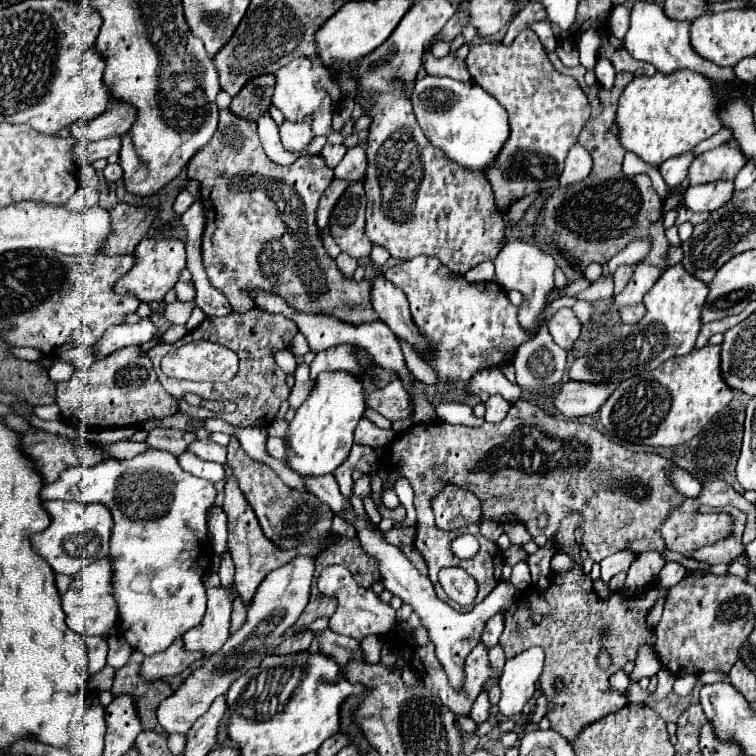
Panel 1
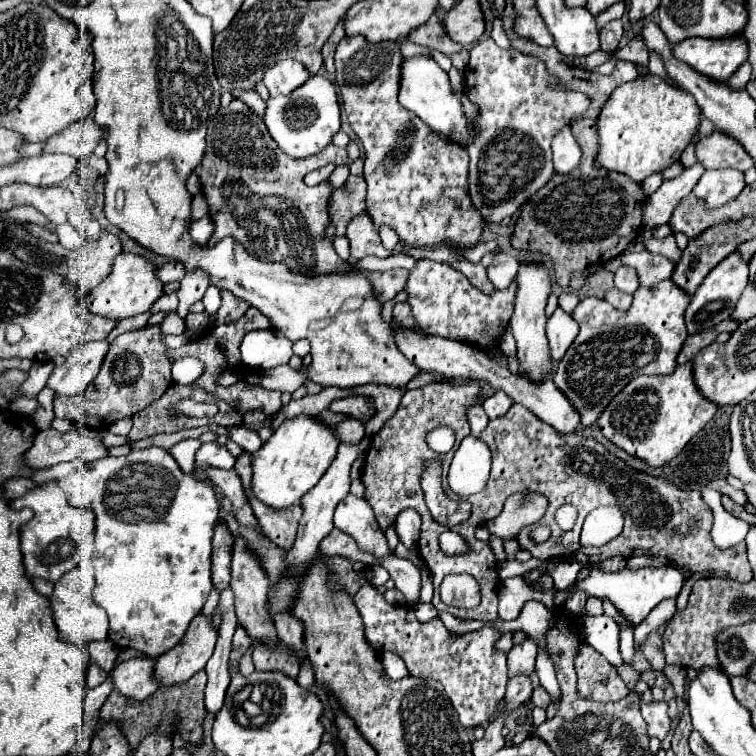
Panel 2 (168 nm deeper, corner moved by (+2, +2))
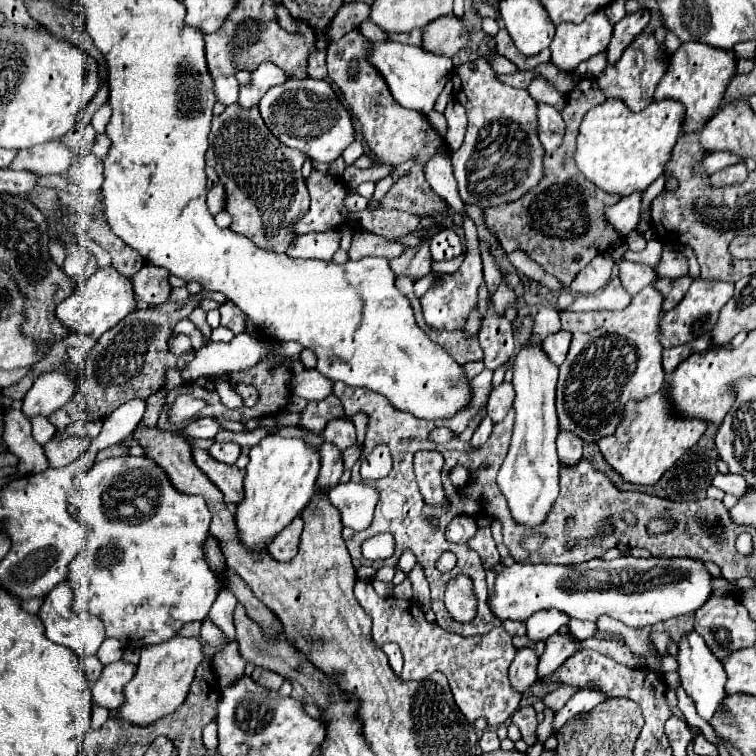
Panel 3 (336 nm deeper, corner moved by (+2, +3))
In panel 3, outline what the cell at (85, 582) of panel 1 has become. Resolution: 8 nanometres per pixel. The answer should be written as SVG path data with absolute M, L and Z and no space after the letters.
M65 579L61 583L57 583L49 595L45 597L41 609L39 609L39 619L43 621L45 625L45 635L49 641L57 643L57 645L63 645L63 647L69 647L73 649L79 657L87 657L87 655L95 655L99 645L105 641L105 627L103 623L99 621L97 615L91 615L87 611L83 613L75 613L71 609L73 605L73 587L71 583Z

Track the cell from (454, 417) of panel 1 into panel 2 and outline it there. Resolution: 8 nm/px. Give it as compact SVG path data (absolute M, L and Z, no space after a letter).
M475 406L469 410L469 424L471 424L471 432L475 436L487 428L487 422L489 422L489 418L481 406Z

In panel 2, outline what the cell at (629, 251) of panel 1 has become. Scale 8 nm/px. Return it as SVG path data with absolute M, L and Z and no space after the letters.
M707 170L693 188L693 194L709 208L719 208L737 198L743 186L745 180L739 170Z

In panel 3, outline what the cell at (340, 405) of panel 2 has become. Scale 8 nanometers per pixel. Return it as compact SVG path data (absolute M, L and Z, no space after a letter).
M329 395L323 401L311 401L301 417L301 425L313 431L321 431L327 421L335 419L335 417L345 417L345 409L339 403L339 399L335 395Z

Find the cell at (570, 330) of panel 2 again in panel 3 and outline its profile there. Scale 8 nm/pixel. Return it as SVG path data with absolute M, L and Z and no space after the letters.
M557 331L557 333L551 333L545 341L543 341L543 349L547 351L547 355L551 355L551 361L555 365L561 365L565 355L567 355L567 349L569 349L569 343L571 343L571 333L567 331Z

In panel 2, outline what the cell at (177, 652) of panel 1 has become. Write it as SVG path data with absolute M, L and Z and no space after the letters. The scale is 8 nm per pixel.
M133 658L121 662L113 668L113 688L131 700L145 700L149 698L159 686L151 680L155 658Z

